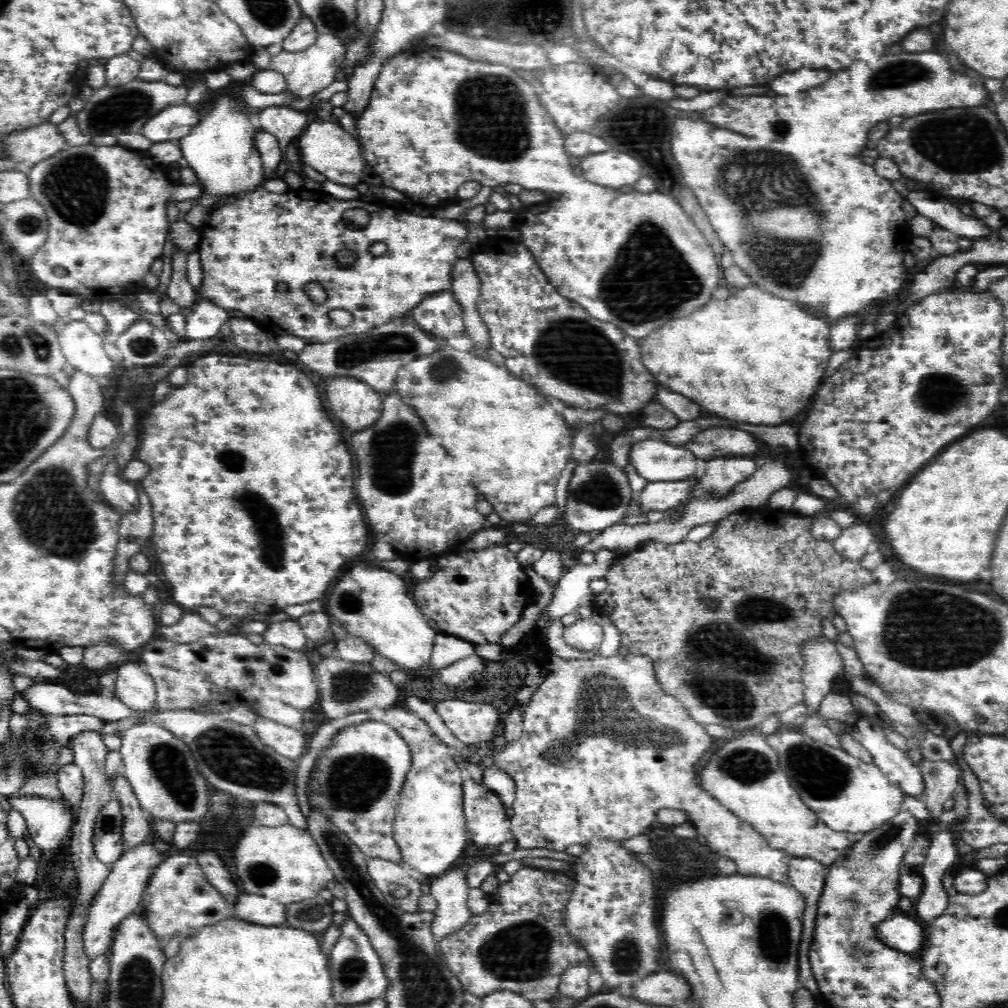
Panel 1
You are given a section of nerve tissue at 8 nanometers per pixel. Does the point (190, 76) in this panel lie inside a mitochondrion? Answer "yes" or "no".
no

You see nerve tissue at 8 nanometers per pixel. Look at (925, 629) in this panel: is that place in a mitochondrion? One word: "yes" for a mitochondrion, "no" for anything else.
yes

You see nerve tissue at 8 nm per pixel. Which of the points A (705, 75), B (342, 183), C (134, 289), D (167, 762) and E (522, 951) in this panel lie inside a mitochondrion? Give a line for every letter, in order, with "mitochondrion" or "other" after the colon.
A: other
B: other
C: other
D: mitochondrion
E: mitochondrion

